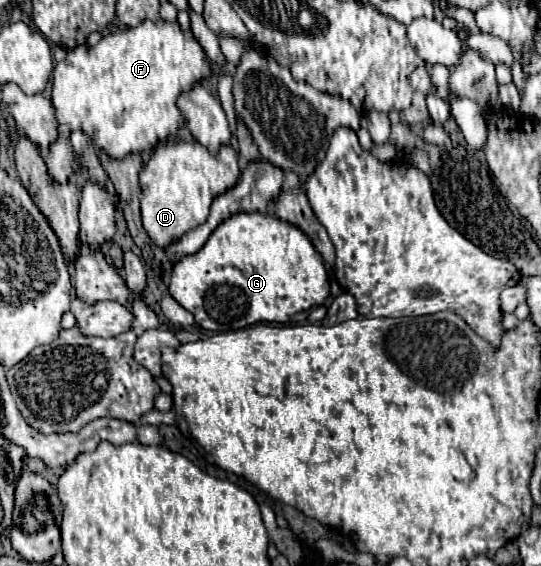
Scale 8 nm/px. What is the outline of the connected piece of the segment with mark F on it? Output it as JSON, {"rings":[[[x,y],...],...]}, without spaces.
{"rings":[[[158,19],[158,23],[154,23],[154,21],[144,21],[142,25],[138,25],[138,27],[134,27],[134,29],[124,29],[124,31],[110,33],[110,35],[106,35],[96,47],[78,45],[76,49],[70,49],[70,51],[68,51],[68,57],[66,57],[64,61],[56,63],[56,67],[54,67],[52,103],[54,103],[54,109],[56,109],[56,119],[58,119],[58,123],[60,123],[60,137],[58,137],[58,141],[56,141],[54,145],[50,145],[48,155],[44,157],[44,161],[46,161],[46,165],[48,165],[48,173],[50,173],[58,183],[64,183],[64,181],[68,181],[68,179],[72,177],[74,169],[78,167],[74,149],[72,149],[72,145],[70,145],[70,131],[74,131],[74,129],[82,129],[84,133],[88,133],[88,137],[92,139],[92,143],[94,143],[98,149],[106,149],[106,153],[110,153],[110,157],[114,157],[114,159],[124,159],[128,153],[152,151],[152,149],[158,145],[158,141],[160,141],[160,135],[162,135],[162,143],[164,143],[166,139],[174,137],[174,135],[178,133],[178,129],[186,123],[182,111],[180,111],[178,105],[176,105],[176,99],[178,99],[182,93],[190,91],[190,87],[194,87],[196,83],[200,83],[200,79],[210,79],[210,75],[212,75],[210,63],[208,63],[208,59],[206,59],[206,55],[204,55],[204,51],[202,51],[202,47],[200,47],[200,43],[196,41],[192,29],[182,29],[178,23],[168,23],[168,21],[162,21],[162,19]]]}

